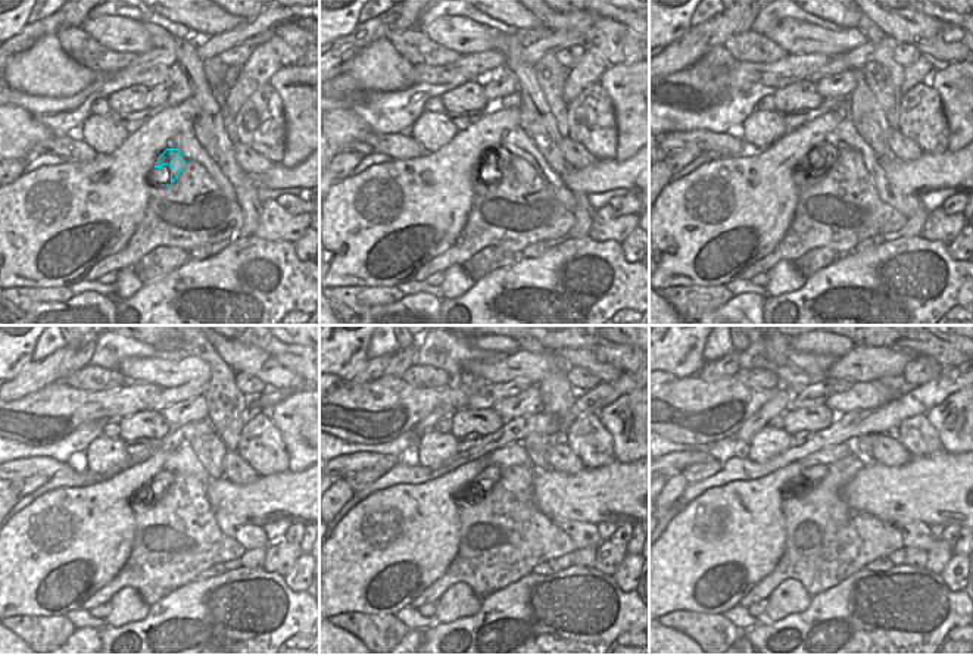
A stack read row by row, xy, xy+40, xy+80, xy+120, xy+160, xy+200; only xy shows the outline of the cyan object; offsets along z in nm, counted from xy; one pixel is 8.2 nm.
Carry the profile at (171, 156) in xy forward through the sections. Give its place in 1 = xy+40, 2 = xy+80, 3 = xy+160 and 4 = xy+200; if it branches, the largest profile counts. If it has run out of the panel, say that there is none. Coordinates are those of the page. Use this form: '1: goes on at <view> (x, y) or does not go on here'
1: goes on at xy+40 (499, 156)
2: goes on at xy+80 (825, 155)
3: goes on at xy+160 (474, 490)
4: goes on at xy+200 (798, 486)

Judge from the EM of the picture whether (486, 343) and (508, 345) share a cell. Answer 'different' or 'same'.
same

